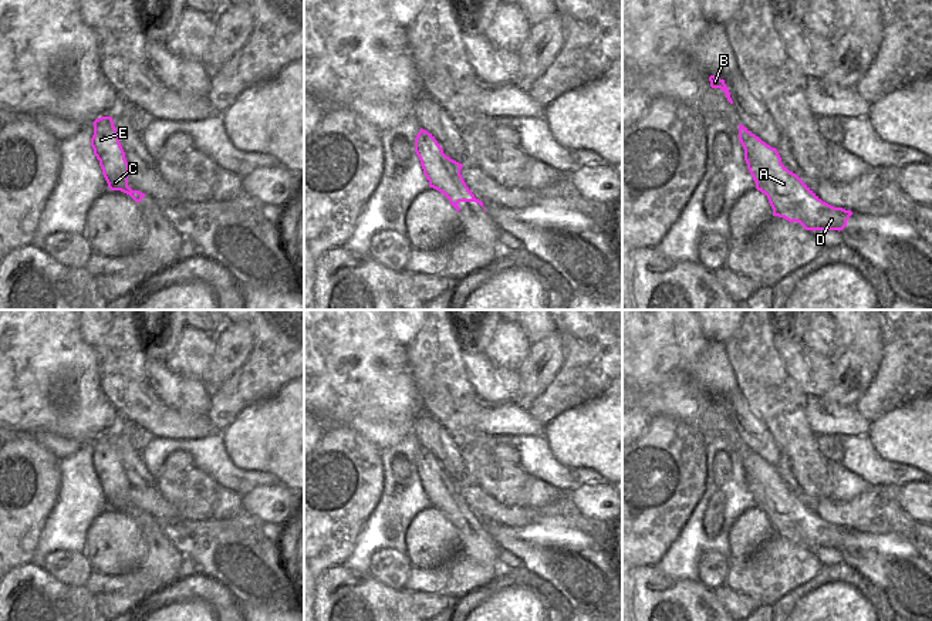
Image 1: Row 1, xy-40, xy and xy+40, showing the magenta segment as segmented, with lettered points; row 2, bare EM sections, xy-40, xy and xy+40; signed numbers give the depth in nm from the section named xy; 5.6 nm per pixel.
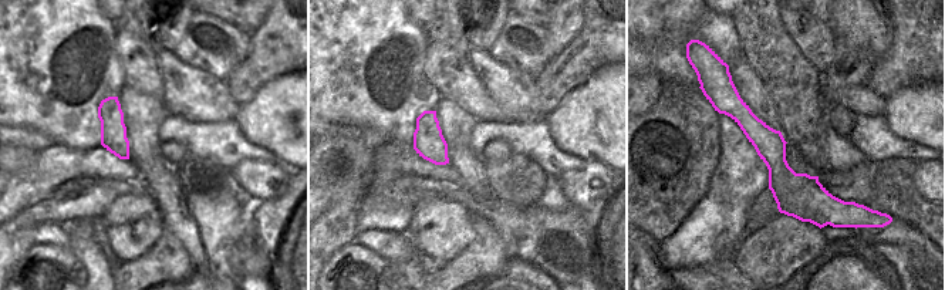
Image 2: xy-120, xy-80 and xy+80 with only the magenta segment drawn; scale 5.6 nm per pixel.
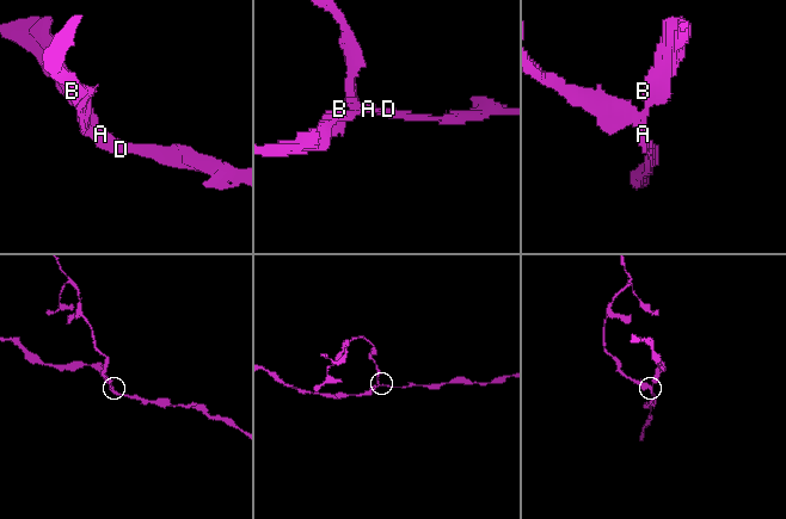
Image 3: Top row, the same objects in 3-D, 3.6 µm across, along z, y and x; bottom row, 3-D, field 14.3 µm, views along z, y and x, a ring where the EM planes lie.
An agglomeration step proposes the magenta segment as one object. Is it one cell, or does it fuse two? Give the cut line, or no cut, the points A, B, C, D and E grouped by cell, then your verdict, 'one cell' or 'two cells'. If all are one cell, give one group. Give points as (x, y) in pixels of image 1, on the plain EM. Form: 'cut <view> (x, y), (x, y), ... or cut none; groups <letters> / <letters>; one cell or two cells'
cut xy+40 (745, 471), (750, 472), (760, 482), (769, 516); groups A B D / C E; two cells

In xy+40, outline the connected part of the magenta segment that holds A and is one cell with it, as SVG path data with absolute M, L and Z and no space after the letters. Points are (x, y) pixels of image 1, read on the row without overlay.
M739 442L739 459L744 472L754 475L763 485L770 510L773 534L800 541L806 549L842 549L851 529L823 520L796 492L783 482L776 466L763 460Z

